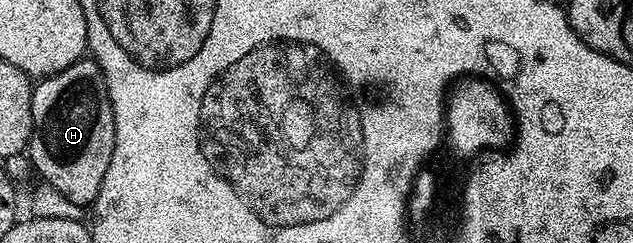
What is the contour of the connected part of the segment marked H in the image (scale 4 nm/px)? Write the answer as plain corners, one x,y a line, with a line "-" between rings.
85,56
70,68
66,68
57,74
51,74
49,78
37,81
32,91
32,128
32,140
28,144
26,154
32,163
33,171
37,175
40,173
42,176
40,178
56,188
66,200
73,201
74,204
83,208
91,207
98,196
98,188
102,188
102,176
106,176
106,168
110,168
110,156
114,156
114,112
108,99
108,89
104,83
99,64
91,57

